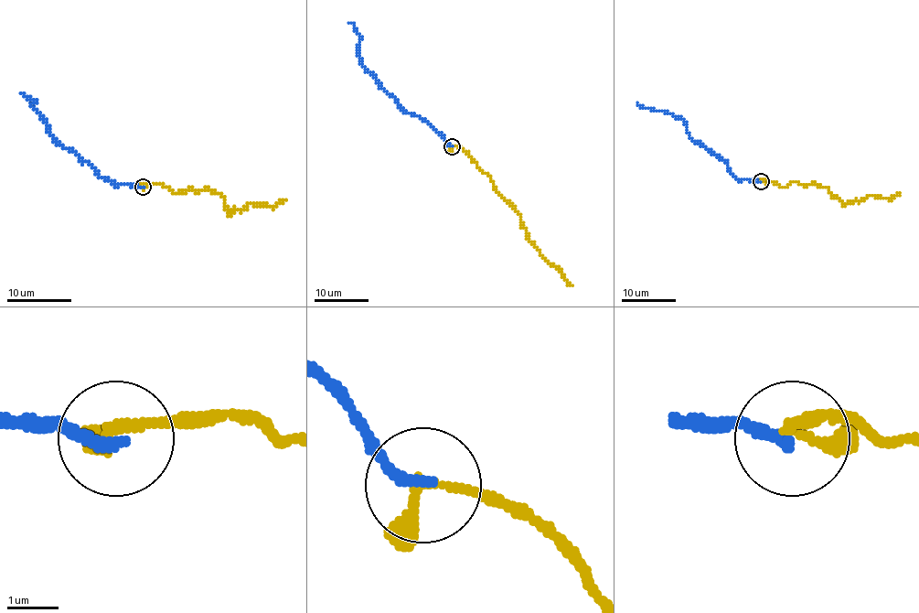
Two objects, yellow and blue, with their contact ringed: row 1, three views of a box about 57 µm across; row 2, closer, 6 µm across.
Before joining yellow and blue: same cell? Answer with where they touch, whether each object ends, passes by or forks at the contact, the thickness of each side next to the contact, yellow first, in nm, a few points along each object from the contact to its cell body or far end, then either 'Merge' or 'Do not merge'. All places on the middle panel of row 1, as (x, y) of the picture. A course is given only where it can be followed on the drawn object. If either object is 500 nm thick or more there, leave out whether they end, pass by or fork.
Place: (452, 146). At the ring yellow passes by. At the ring blue ends. Thickness 200 nm (yellow) against 280 nm. Course of yellow: (452, 146), (460, 146), (490, 177), (496, 190), (520, 215), (520, 223), (527, 238), (571, 284). Course of blue: (452, 146), (430, 124), (403, 111), (363, 66), (358, 50), (360, 36), (349, 22). Merge

